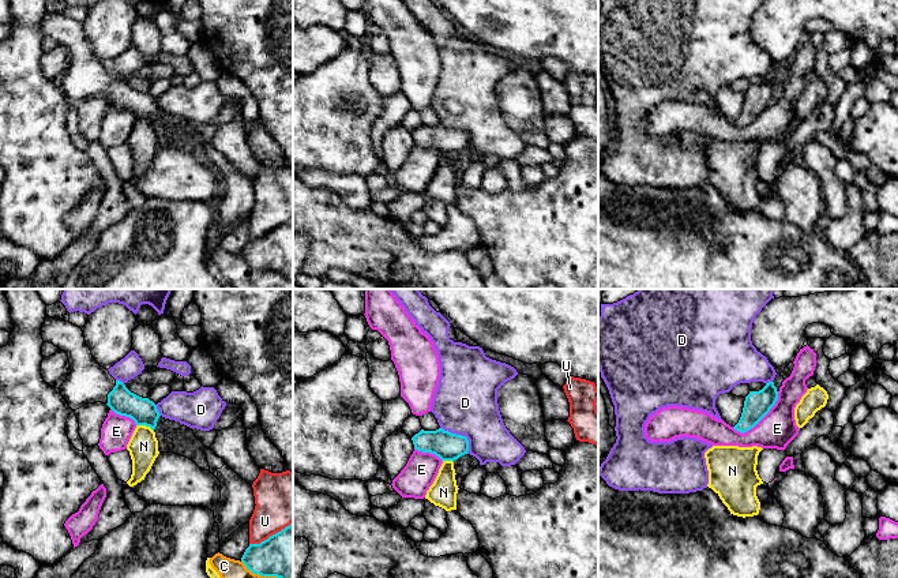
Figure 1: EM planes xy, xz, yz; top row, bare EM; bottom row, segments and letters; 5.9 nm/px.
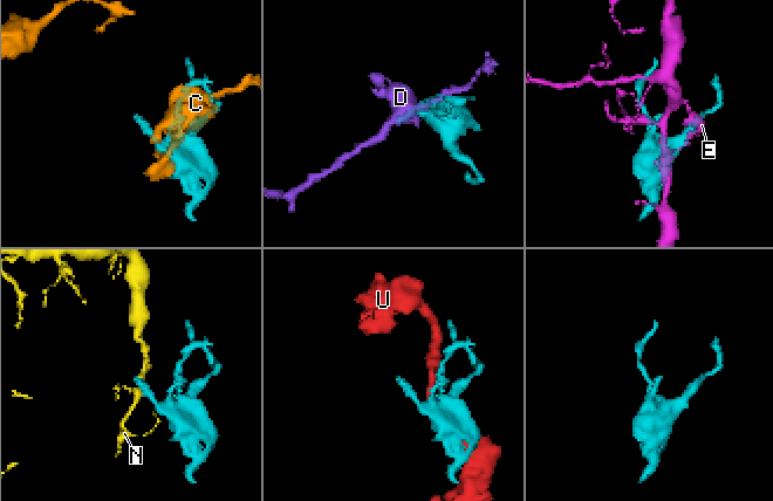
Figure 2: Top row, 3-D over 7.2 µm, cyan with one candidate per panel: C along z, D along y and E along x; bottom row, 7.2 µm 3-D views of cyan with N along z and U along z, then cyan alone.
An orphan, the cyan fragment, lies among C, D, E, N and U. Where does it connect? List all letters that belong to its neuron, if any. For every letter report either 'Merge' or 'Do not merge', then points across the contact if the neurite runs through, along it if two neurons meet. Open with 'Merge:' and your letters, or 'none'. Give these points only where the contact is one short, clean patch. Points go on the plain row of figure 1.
Merge: none
C: Do not merge
D: Do not merge
E: Do not merge. Boundary: yz (778, 86), (776, 98), (752, 122), (743, 127), (732, 122)
N: Do not merge. Boundary: xy (136, 119), (145, 119), (153, 126)
U: Do not merge

